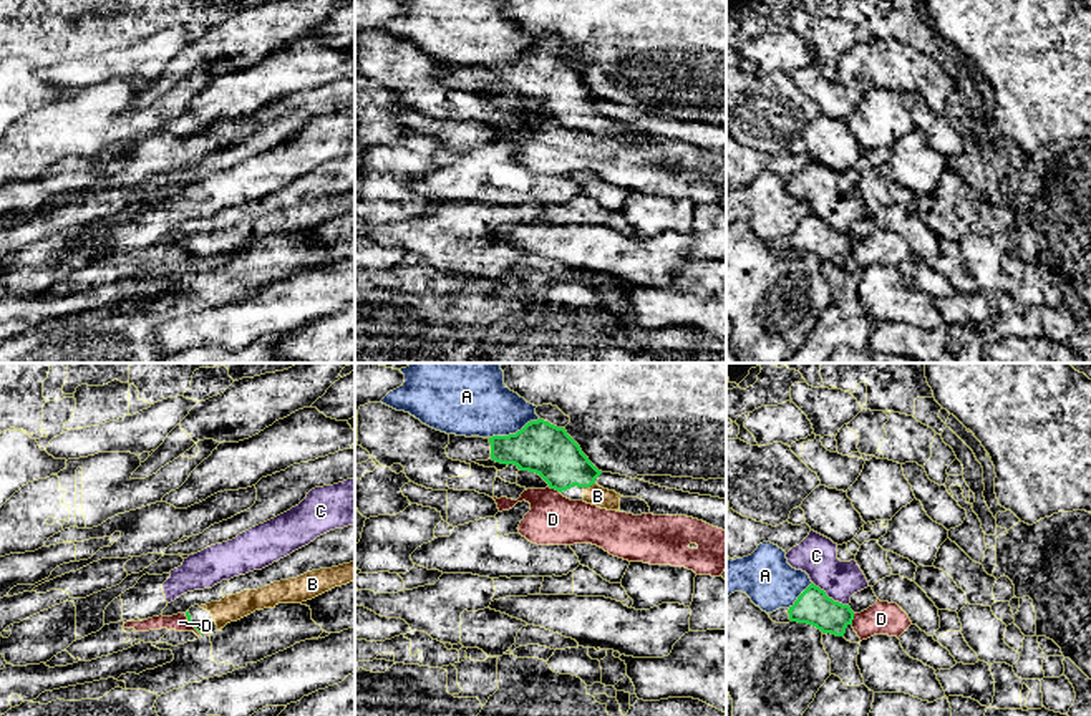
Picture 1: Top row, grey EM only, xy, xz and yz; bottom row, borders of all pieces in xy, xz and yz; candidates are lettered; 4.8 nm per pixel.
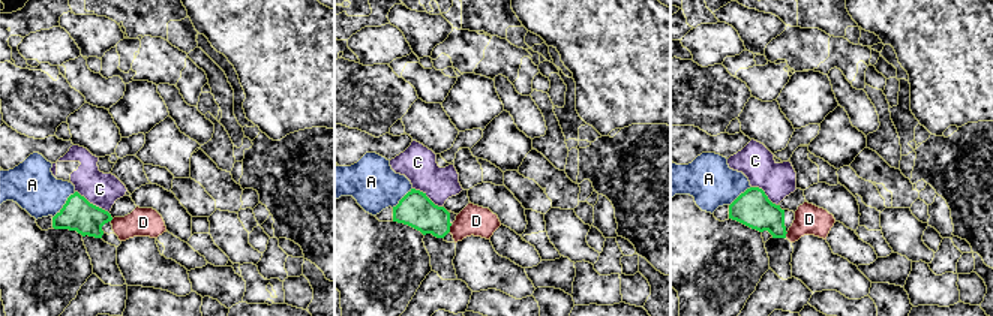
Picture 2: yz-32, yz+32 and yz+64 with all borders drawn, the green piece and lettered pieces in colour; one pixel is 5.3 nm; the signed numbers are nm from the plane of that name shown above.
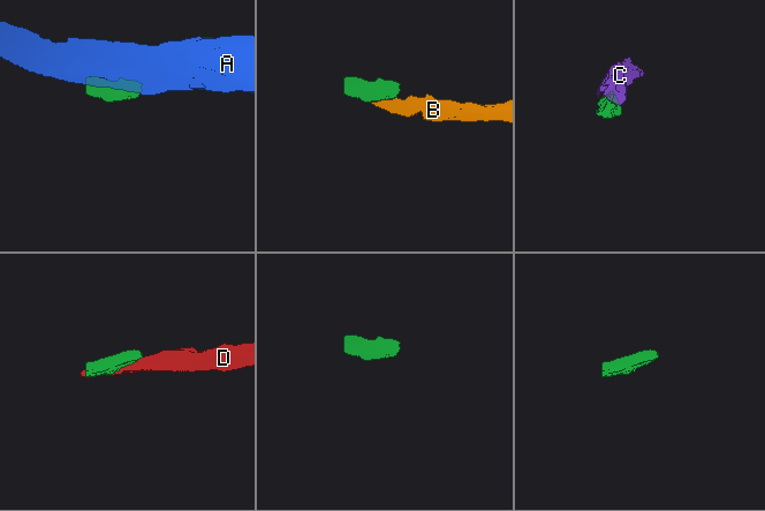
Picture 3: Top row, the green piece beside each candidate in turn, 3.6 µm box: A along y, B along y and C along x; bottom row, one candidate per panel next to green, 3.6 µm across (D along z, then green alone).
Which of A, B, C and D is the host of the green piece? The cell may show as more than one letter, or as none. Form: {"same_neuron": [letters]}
{"same_neuron": ["B"]}

